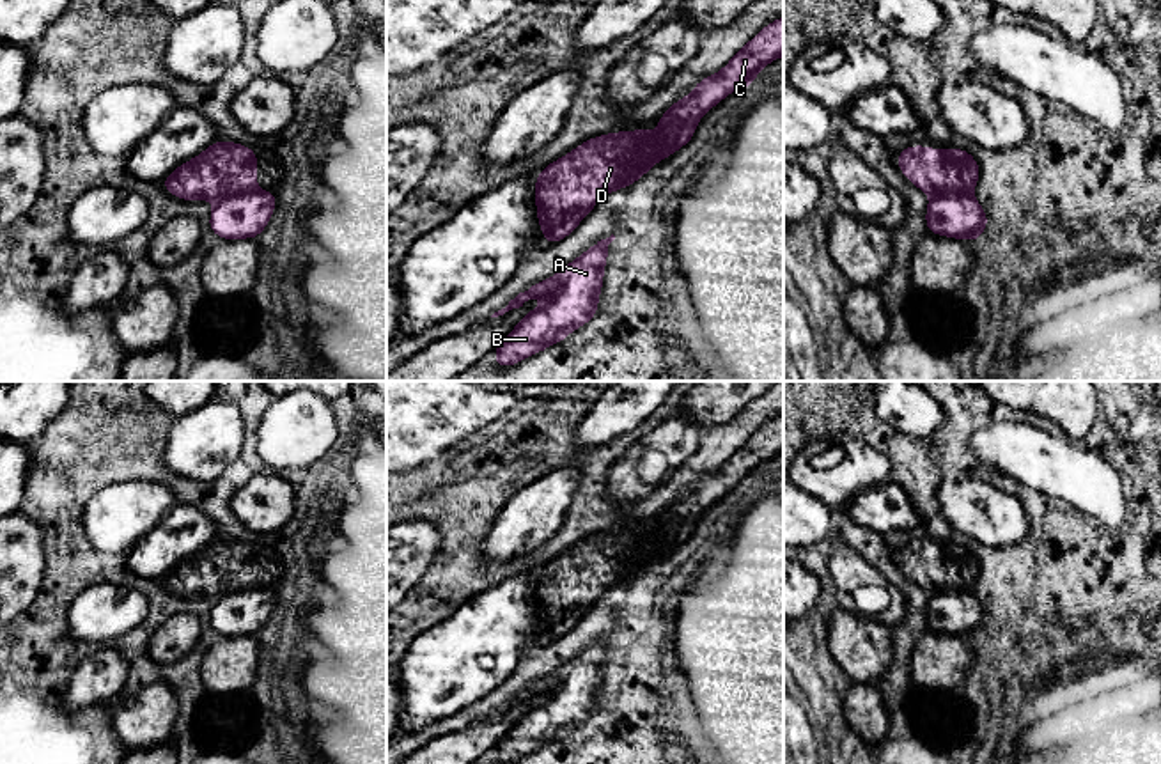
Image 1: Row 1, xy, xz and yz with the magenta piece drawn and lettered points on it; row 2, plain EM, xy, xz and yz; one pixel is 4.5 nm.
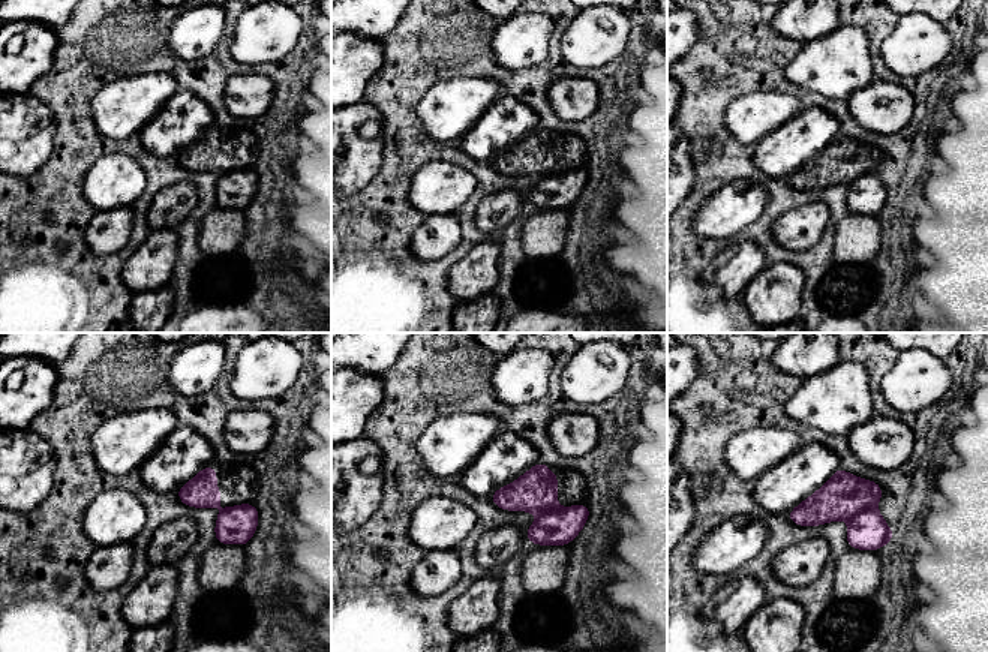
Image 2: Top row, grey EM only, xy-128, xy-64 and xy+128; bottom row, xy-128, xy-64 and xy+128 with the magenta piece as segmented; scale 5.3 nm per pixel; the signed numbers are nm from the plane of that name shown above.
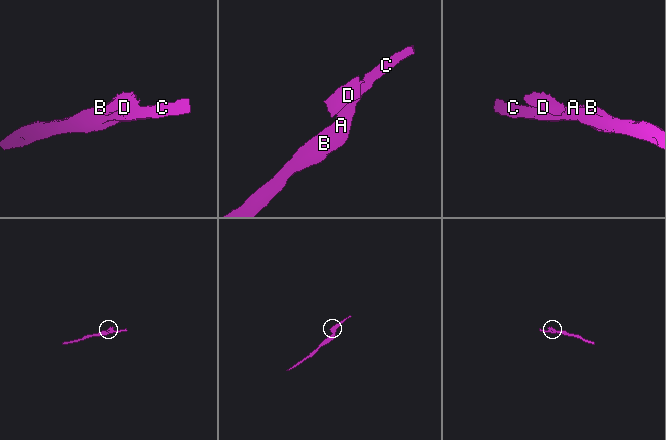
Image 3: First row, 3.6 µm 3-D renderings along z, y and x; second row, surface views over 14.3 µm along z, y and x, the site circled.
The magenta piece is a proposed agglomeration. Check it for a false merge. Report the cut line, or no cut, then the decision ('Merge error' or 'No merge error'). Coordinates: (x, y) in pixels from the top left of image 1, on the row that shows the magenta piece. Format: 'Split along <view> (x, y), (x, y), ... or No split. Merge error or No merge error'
Split along xy (256, 190), (231, 194), (217, 202). Merge error

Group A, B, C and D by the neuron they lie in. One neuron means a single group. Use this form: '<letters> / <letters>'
A B C / D

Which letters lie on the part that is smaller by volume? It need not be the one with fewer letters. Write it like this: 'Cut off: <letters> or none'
Cut off: D

